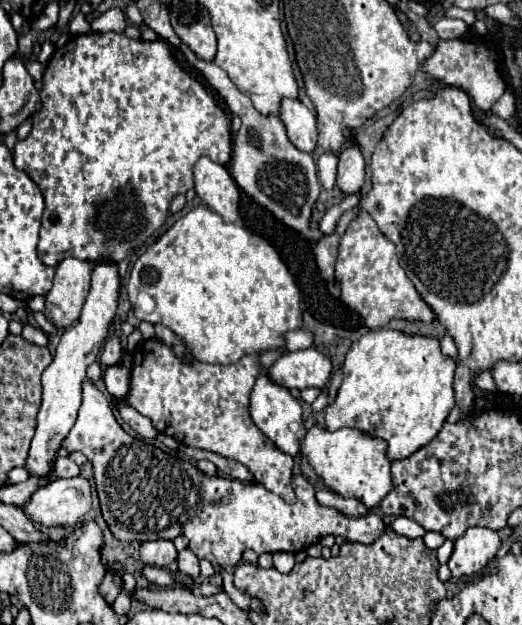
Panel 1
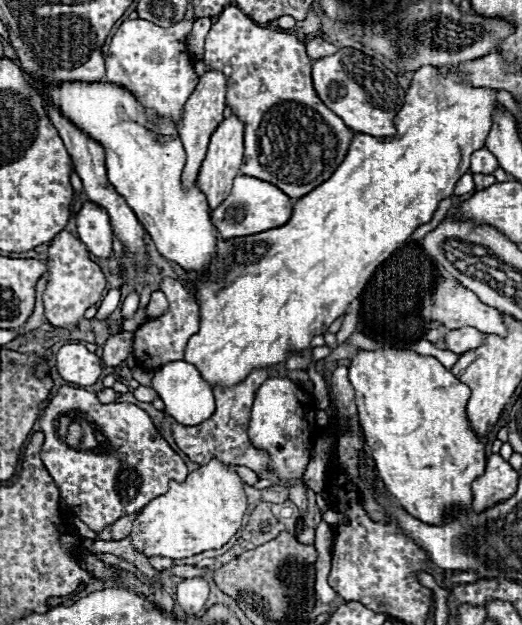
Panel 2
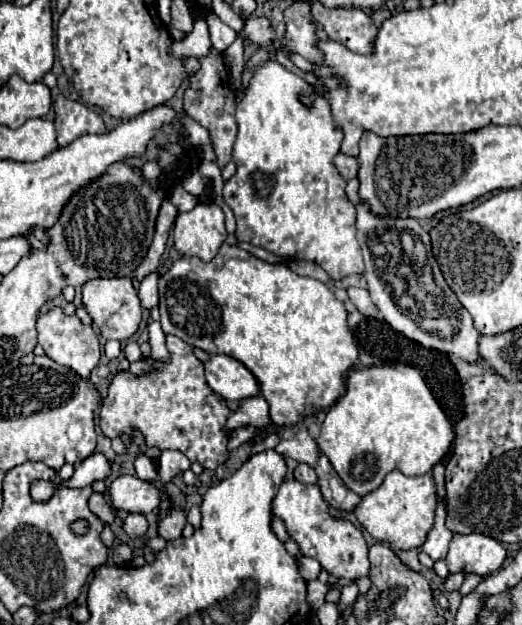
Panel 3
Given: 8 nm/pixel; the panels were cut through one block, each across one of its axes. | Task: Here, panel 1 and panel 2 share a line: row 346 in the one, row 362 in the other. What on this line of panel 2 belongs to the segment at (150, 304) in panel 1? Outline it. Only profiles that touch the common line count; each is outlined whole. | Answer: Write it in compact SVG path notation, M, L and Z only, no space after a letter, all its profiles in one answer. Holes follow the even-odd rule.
M422 66L414 72L404 96L402 110L396 114L396 136L374 138L354 134L350 148L336 172L318 188L296 200L292 218L280 228L218 240L218 284L214 284L214 264L208 276L188 272L196 286L200 306L200 330L188 340L184 362L198 368L202 378L216 386L234 386L250 370L268 368L286 362L290 348L304 350L312 336L324 334L340 318L348 304L358 298L374 270L408 238L412 232L430 222L438 204L454 194L454 186L468 172L470 154L484 146L492 128L492 116L498 108L498 90L474 88L466 82L464 72L442 74L434 66ZM220 258L226 278L220 280Z

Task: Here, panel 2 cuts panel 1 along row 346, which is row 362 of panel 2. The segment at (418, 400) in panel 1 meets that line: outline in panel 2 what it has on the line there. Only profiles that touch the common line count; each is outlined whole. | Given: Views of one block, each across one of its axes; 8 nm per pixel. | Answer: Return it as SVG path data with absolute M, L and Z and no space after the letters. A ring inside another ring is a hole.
M390 340L378 350L358 350L350 364L350 382L356 390L356 408L364 444L374 460L374 470L386 490L412 516L426 524L448 520L448 508L472 506L472 482L484 474L486 452L466 418L470 388L460 382L434 356L422 356L410 348L396 346Z

